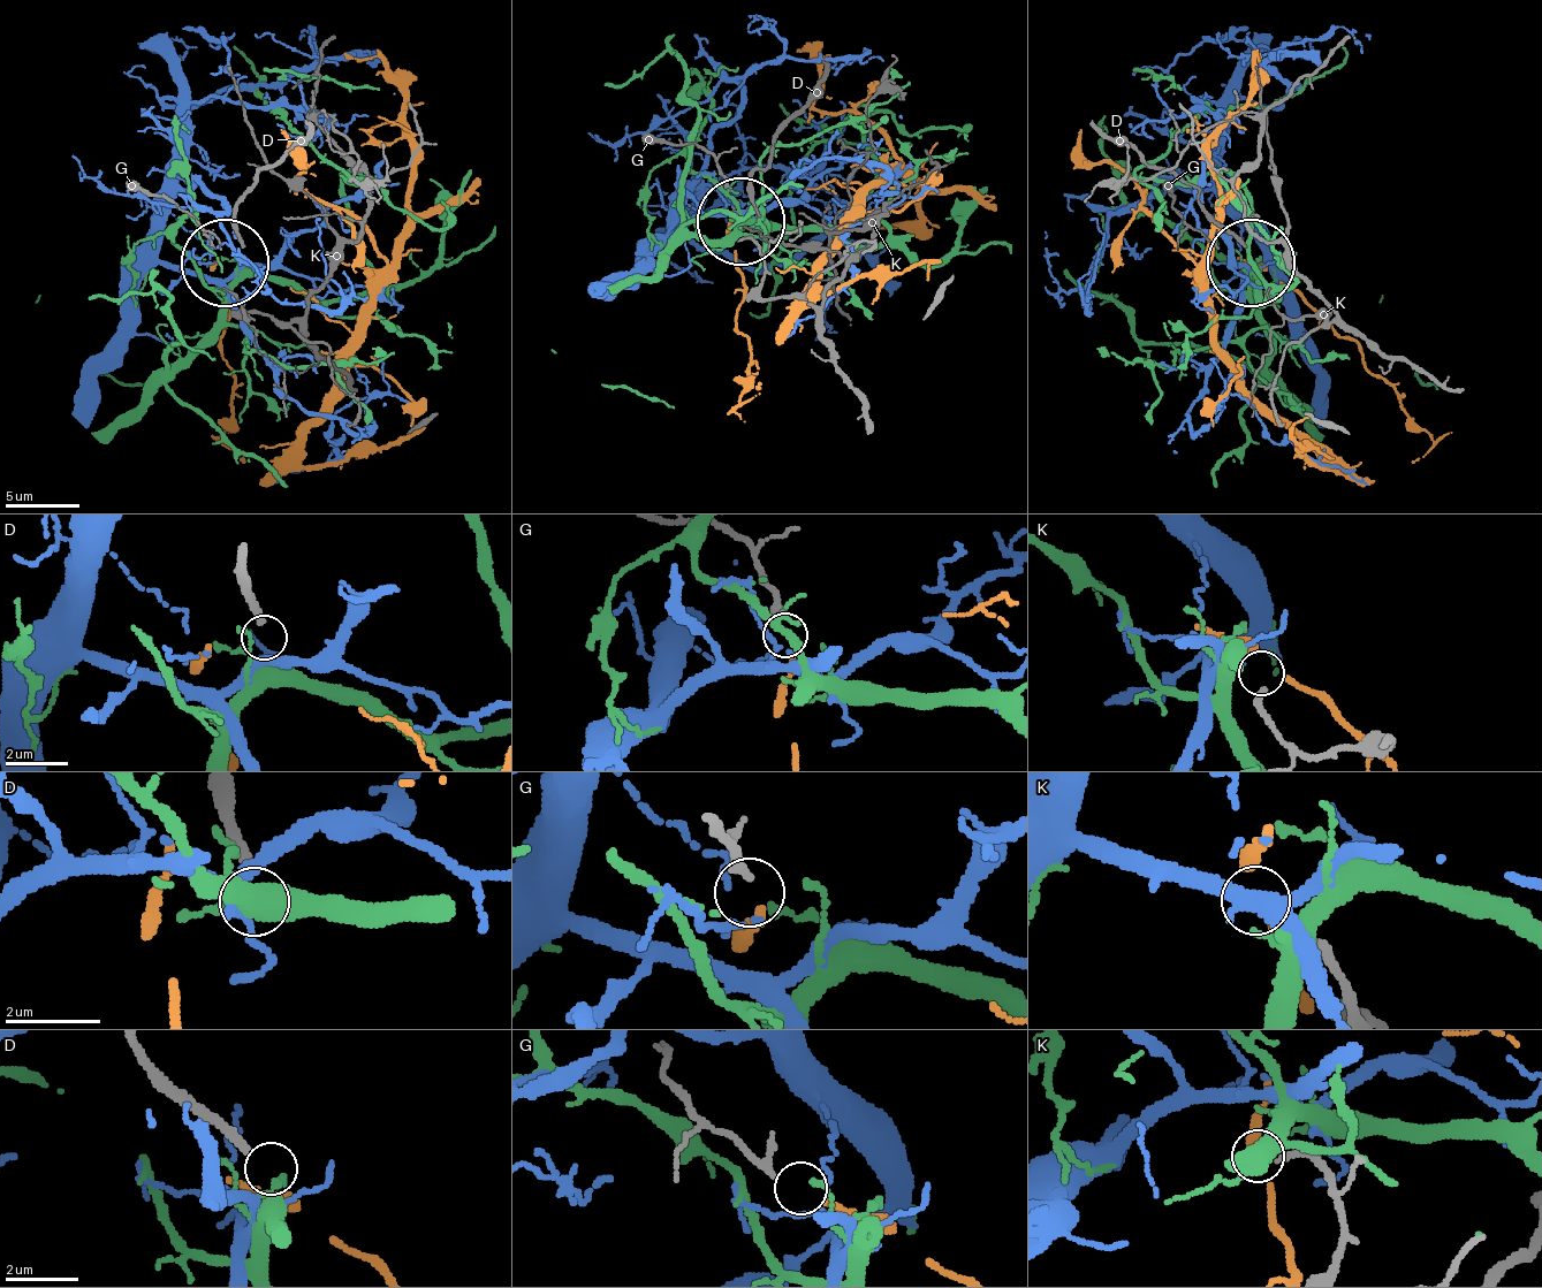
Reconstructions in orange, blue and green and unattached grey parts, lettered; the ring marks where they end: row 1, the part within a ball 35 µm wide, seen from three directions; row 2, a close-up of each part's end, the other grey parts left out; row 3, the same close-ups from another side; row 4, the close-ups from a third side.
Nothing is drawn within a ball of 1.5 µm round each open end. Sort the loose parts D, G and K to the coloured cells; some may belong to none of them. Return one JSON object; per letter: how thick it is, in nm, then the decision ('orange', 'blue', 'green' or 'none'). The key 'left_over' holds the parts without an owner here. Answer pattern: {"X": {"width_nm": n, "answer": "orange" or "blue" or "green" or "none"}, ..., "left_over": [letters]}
{"D": {"width_nm": 260, "answer": "none"}, "G": {"width_nm": 220, "answer": "orange"}, "K": {"width_nm": 170, "answer": "none"}, "left_over": ["D", "K"]}

